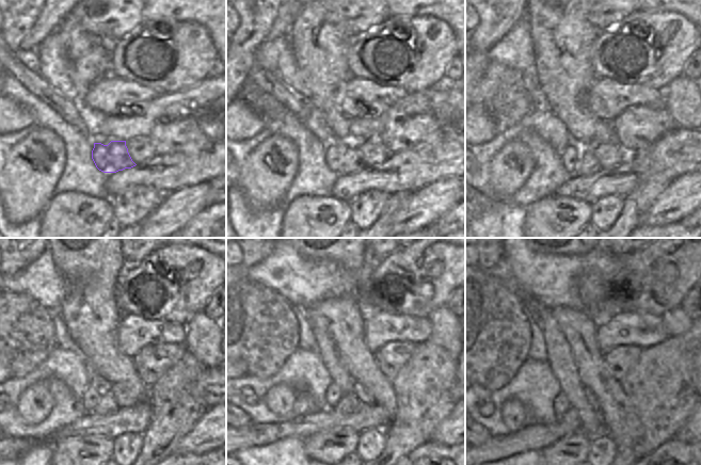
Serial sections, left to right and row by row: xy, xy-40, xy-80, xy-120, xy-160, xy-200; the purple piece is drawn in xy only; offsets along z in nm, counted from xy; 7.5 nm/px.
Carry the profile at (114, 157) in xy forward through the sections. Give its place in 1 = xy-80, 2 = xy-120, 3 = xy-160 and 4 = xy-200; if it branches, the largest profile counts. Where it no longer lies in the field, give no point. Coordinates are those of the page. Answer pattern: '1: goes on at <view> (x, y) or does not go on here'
1: goes on at xy-80 (578, 161)
2: goes on at xy-120 (105, 402)
3: goes on at xy-160 (343, 403)
4: goes on at xy-200 (560, 404)

